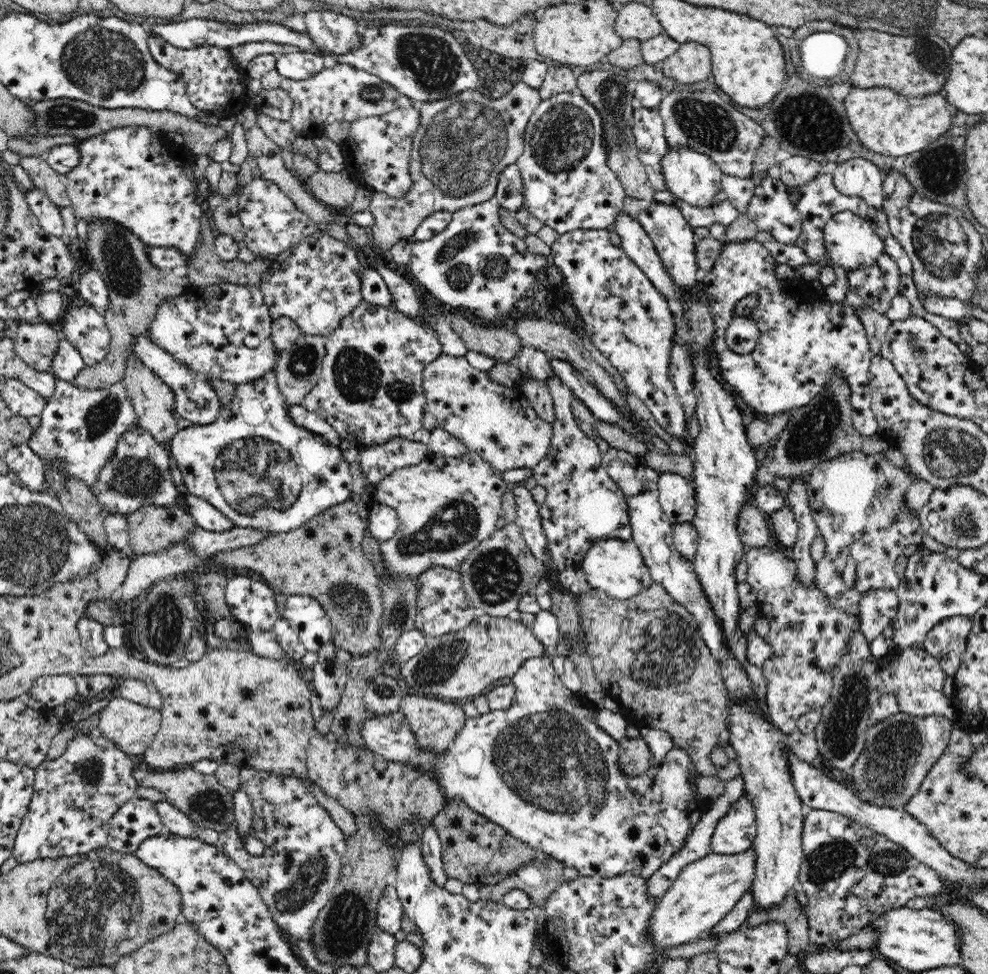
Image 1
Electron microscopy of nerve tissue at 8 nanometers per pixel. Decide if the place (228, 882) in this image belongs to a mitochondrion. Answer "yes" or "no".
no

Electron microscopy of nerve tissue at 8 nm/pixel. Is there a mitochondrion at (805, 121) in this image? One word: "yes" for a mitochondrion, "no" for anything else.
yes

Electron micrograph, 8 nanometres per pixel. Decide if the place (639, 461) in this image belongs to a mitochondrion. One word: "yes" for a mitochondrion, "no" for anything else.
no

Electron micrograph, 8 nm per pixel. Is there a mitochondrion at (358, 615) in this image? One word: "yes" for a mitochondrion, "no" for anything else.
yes

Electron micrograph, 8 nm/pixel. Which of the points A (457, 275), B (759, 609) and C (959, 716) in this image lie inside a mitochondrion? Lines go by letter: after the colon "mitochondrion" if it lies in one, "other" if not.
A: mitochondrion
B: other
C: other

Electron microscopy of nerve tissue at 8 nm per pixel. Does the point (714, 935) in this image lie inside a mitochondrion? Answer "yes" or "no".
no

